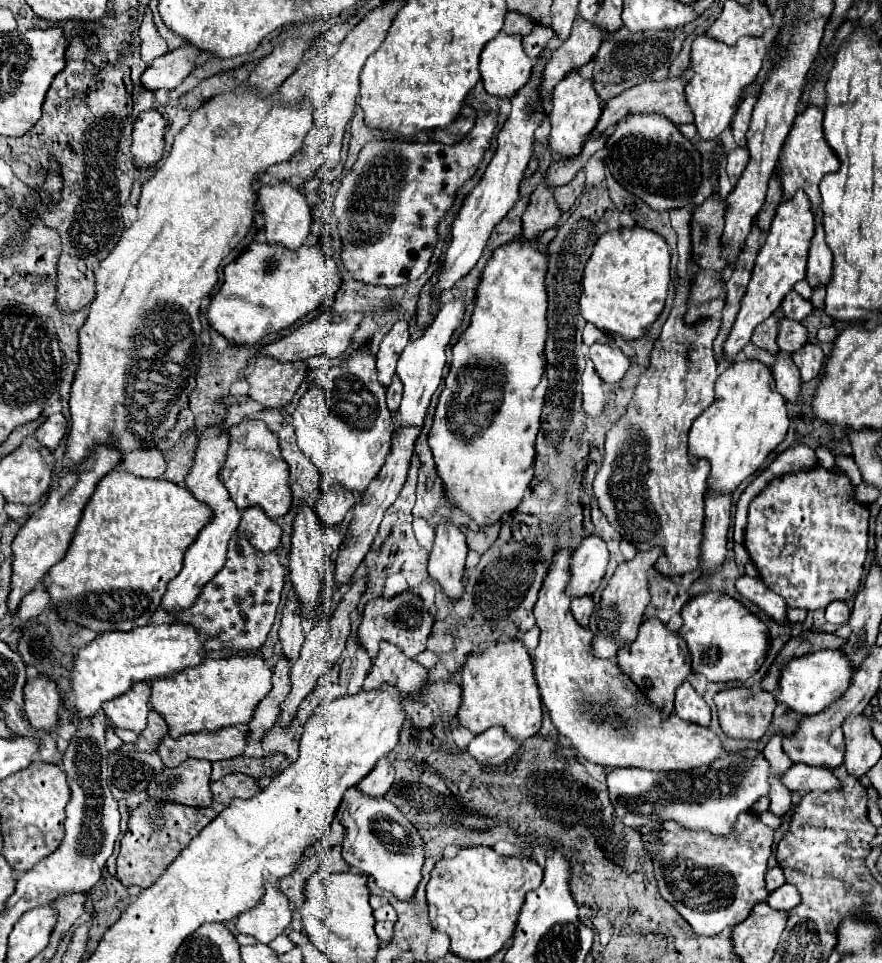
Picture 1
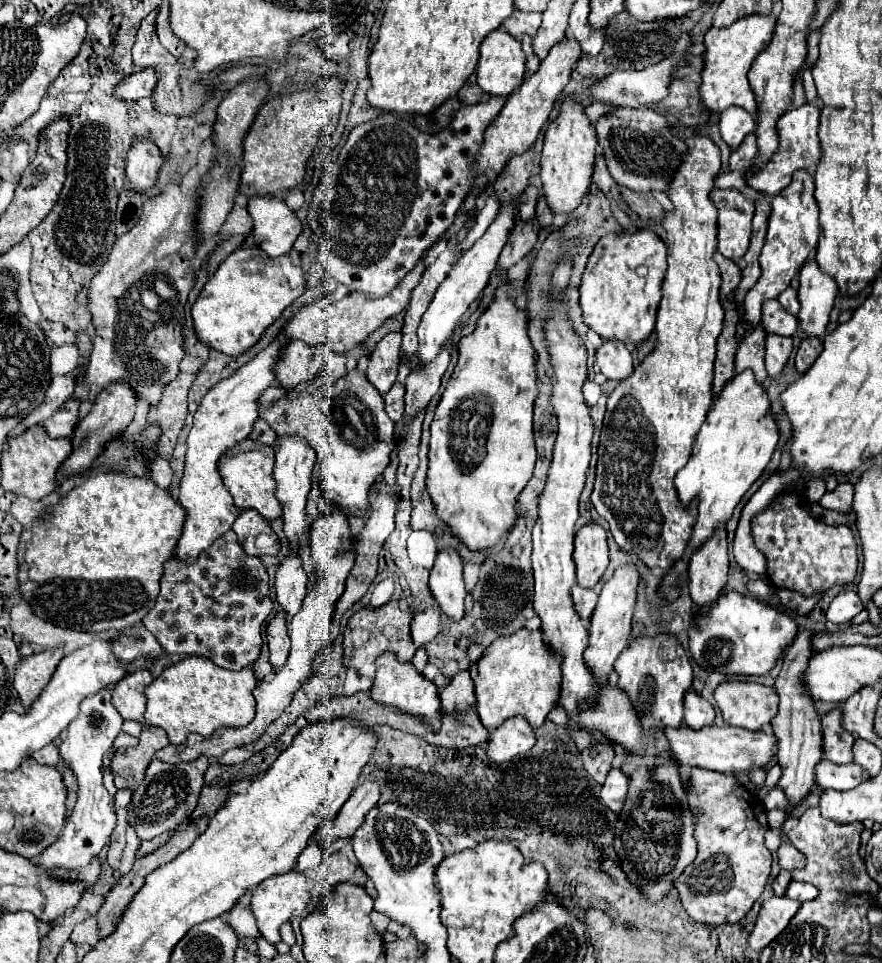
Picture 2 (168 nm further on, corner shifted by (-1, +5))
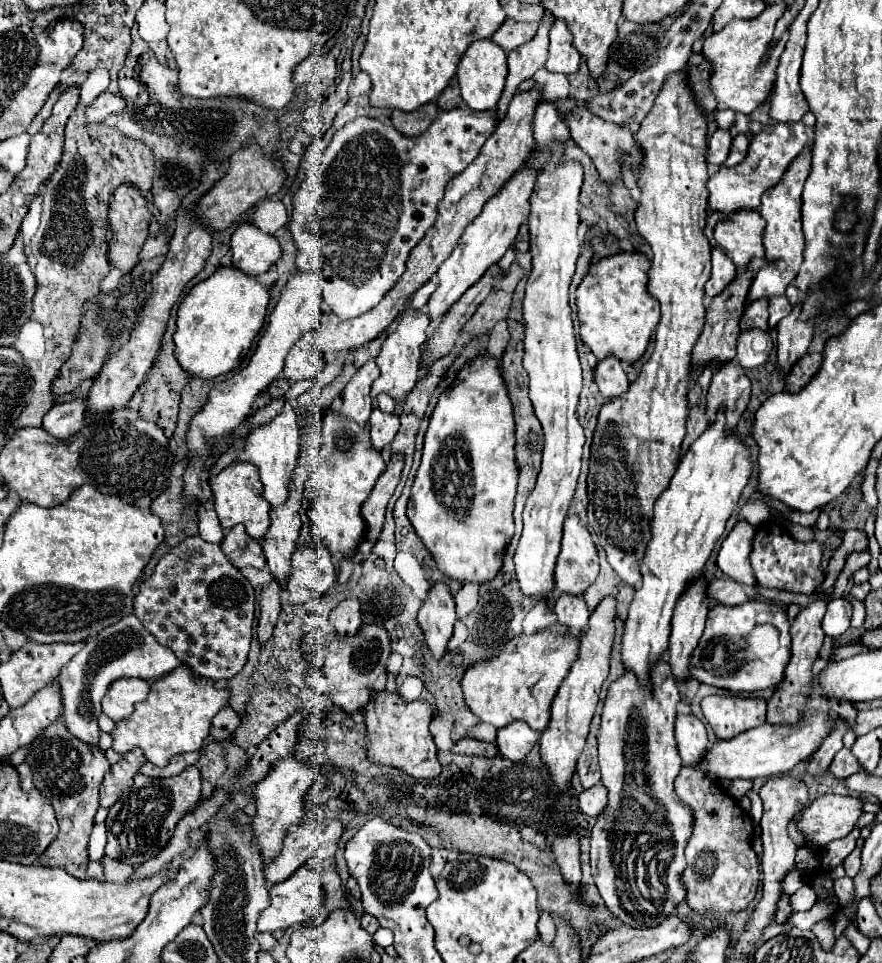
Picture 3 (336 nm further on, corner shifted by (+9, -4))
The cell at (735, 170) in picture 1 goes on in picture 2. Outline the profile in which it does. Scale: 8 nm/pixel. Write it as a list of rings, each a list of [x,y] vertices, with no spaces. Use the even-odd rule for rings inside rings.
[[[751,133],[729,157],[729,169],[731,171],[741,171],[745,173],[751,167],[751,159],[757,153],[757,143],[755,143],[755,135]]]

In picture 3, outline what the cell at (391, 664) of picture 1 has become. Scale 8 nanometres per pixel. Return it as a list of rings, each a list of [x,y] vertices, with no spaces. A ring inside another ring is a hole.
[[[385,690],[381,694],[375,694],[371,704],[367,704],[365,708],[367,758],[377,764],[399,768],[415,780],[437,778],[441,772],[441,764],[437,760],[437,748],[429,732],[429,724],[431,724],[431,706],[427,702],[405,704],[399,698],[399,694],[389,694]]]

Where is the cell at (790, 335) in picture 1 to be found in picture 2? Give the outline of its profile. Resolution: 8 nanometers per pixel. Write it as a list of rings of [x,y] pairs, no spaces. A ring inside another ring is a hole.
[[[777,299],[765,301],[763,305],[763,319],[761,325],[767,329],[767,333],[775,333],[781,337],[793,337],[799,329],[799,319],[787,313]]]

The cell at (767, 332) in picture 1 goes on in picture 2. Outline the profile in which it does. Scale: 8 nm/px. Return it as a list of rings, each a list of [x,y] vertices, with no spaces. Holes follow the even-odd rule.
[[[761,325],[753,327],[753,331],[745,335],[735,355],[735,373],[741,373],[743,369],[753,369],[759,383],[767,379],[765,339],[767,339],[767,331]]]

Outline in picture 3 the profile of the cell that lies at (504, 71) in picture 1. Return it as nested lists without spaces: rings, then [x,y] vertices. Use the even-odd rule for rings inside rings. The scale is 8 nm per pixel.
[[[493,40],[473,42],[457,64],[457,80],[461,98],[471,110],[493,110],[507,78],[507,54]]]

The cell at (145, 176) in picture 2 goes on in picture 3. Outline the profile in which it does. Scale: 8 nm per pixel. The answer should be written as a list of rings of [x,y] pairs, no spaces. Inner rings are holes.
[[[121,186],[115,190],[111,198],[111,210],[109,210],[111,238],[109,238],[109,250],[107,250],[107,258],[113,268],[119,268],[123,274],[129,274],[139,264],[139,252],[149,236],[151,218],[153,216],[147,208],[147,202],[135,186]]]

